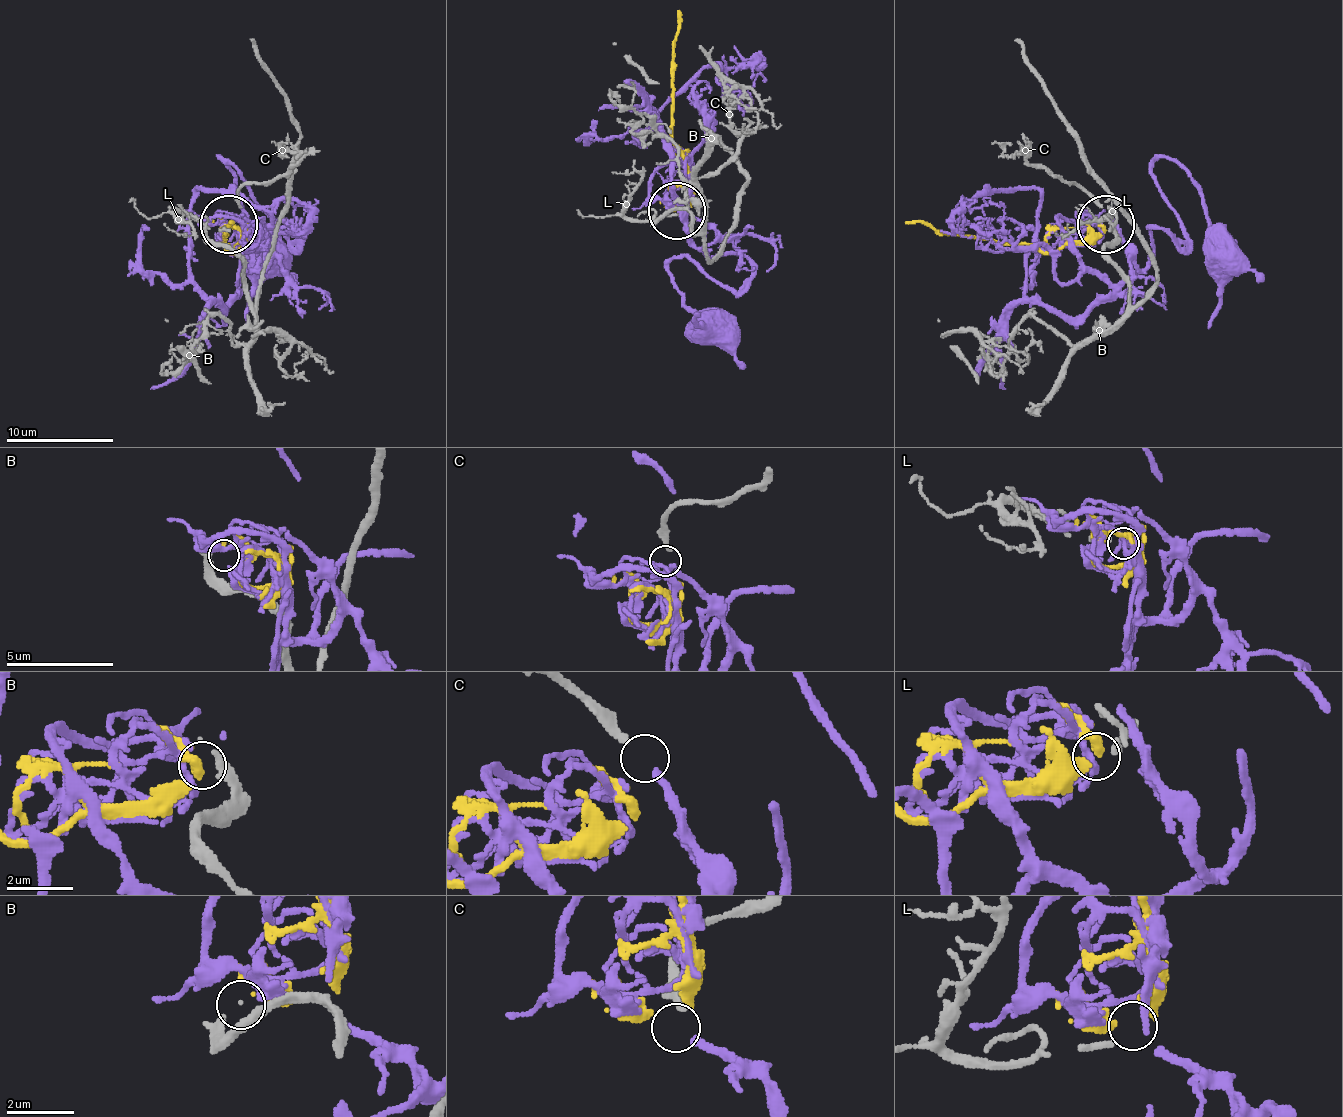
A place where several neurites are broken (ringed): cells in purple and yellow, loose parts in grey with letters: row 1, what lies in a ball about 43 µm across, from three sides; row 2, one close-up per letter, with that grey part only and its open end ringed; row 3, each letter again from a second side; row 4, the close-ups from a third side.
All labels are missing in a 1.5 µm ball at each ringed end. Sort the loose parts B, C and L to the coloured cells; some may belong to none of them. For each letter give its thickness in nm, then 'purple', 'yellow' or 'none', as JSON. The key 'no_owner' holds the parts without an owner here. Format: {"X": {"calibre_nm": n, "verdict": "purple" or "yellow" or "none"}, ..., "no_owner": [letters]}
{"B": {"calibre_nm": 240, "verdict": "yellow"}, "C": {"calibre_nm": 240, "verdict": "purple"}, "L": {"calibre_nm": 200, "verdict": "none"}, "no_owner": ["L"]}

